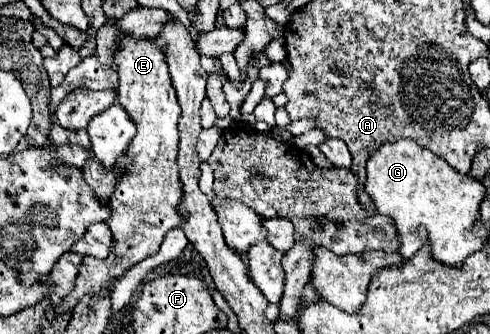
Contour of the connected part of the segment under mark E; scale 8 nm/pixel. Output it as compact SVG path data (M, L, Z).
M125 37L121 41L121 49L115 53L115 61L119 65L119 105L135 123L137 133L125 151L127 159L121 179L109 197L111 217L105 223L113 233L113 247L103 261L95 257L83 259L75 289L54 309L57 317L73 311L83 295L93 293L99 297L113 285L113 281L121 279L129 267L137 265L149 255L155 255L163 243L165 233L169 229L177 229L183 223L183 217L177 211L179 203L183 201L177 169L177 121L181 117L181 107L167 73L165 55L153 41L137 41L133 37Z

